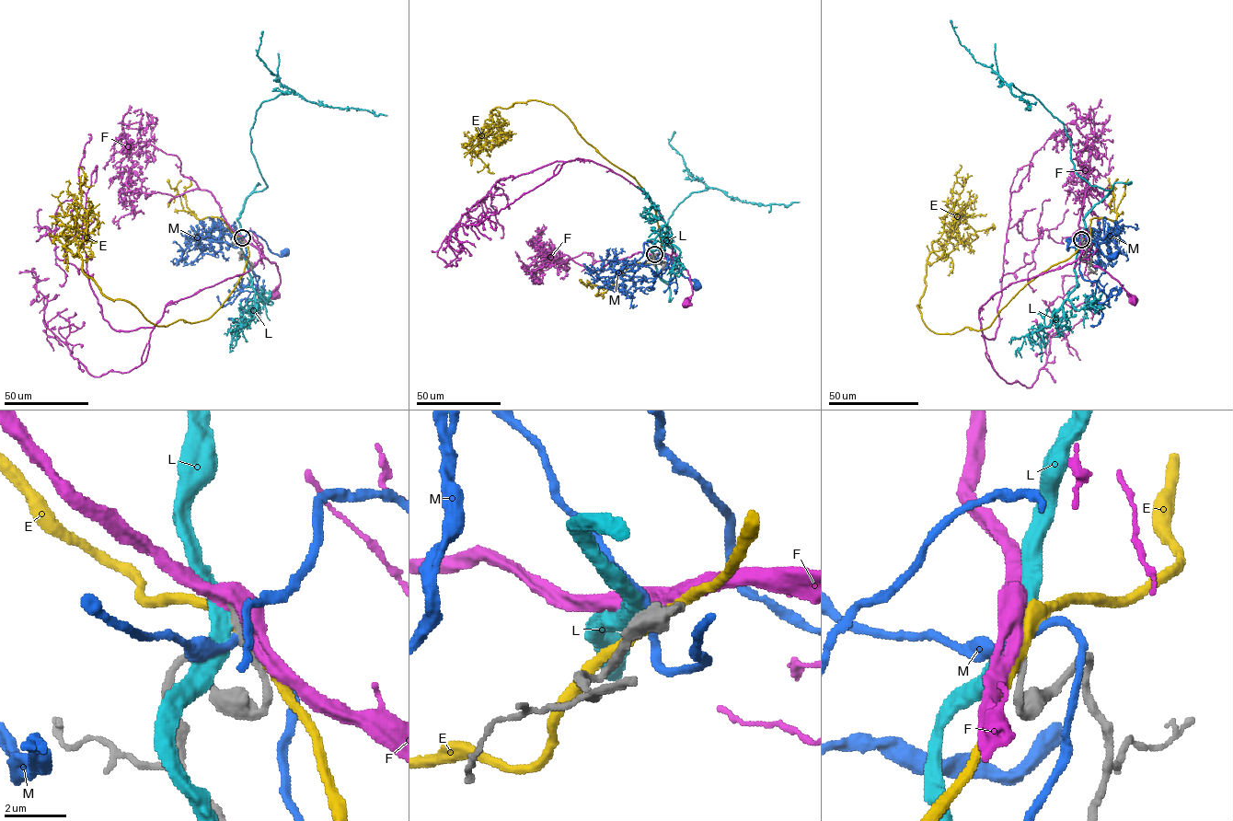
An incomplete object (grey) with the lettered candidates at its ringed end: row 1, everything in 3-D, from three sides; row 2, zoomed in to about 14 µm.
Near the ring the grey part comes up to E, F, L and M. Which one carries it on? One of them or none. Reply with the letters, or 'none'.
none

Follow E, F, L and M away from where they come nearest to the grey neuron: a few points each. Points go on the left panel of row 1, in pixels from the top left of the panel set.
E: (243, 238), (243, 273), (209, 317), (155, 325), (82, 270), (78, 178)
F: (243, 237), (258, 247), (264, 258), (277, 266), (281, 283), (274, 294)
L: (242, 237), (237, 219), (245, 200), (267, 187), (249, 132), (263, 102), (293, 91), (317, 104), (387, 115)
M: (243, 238), (234, 237), (240, 243), (247, 231), (253, 231), (273, 253), (282, 257), (285, 253)

